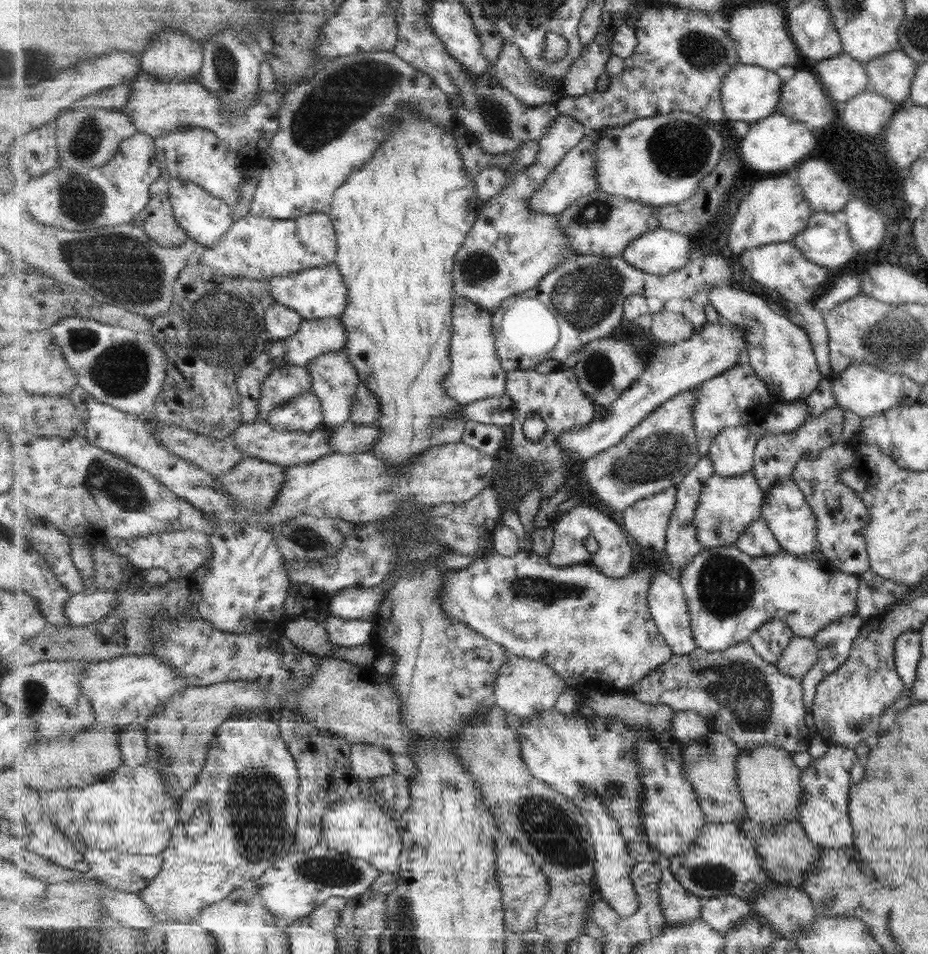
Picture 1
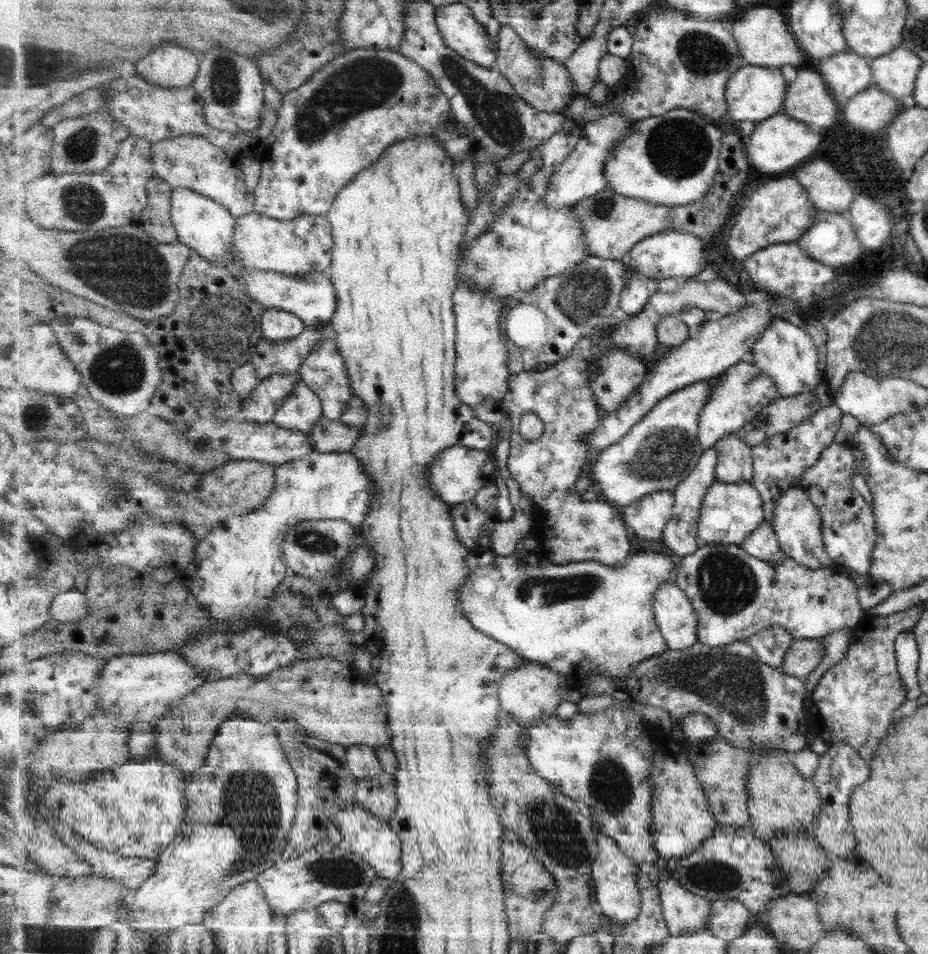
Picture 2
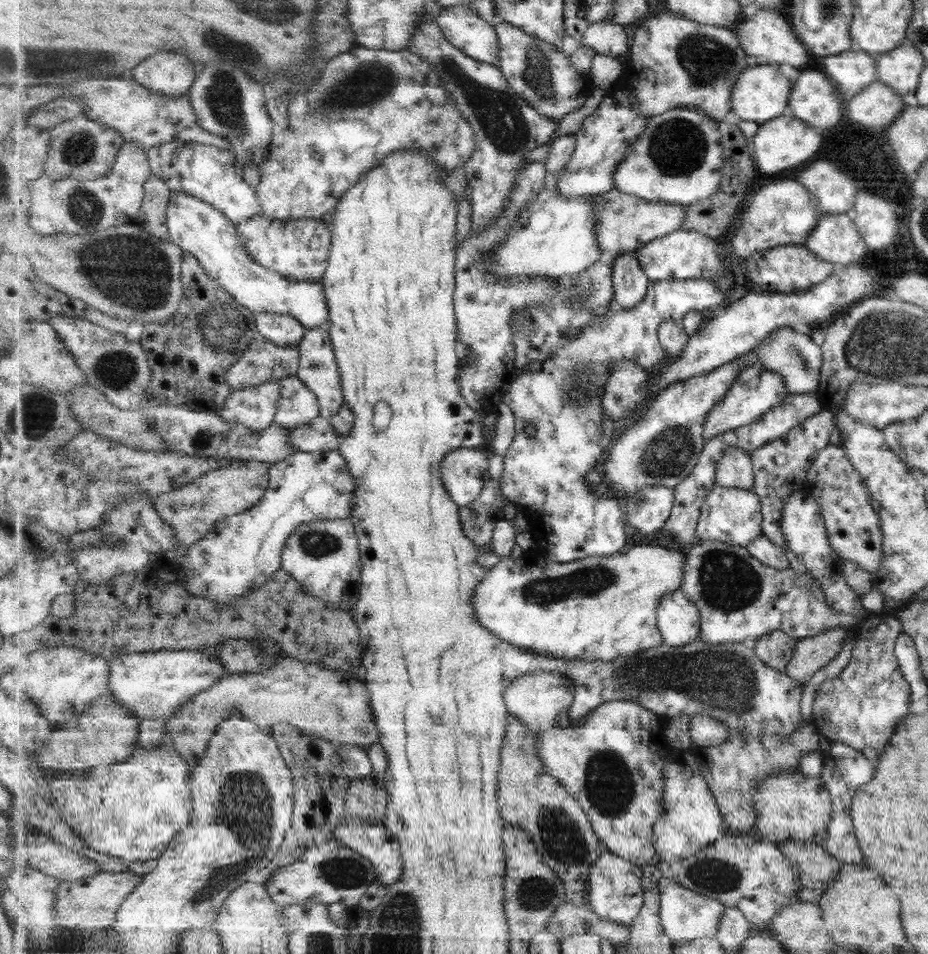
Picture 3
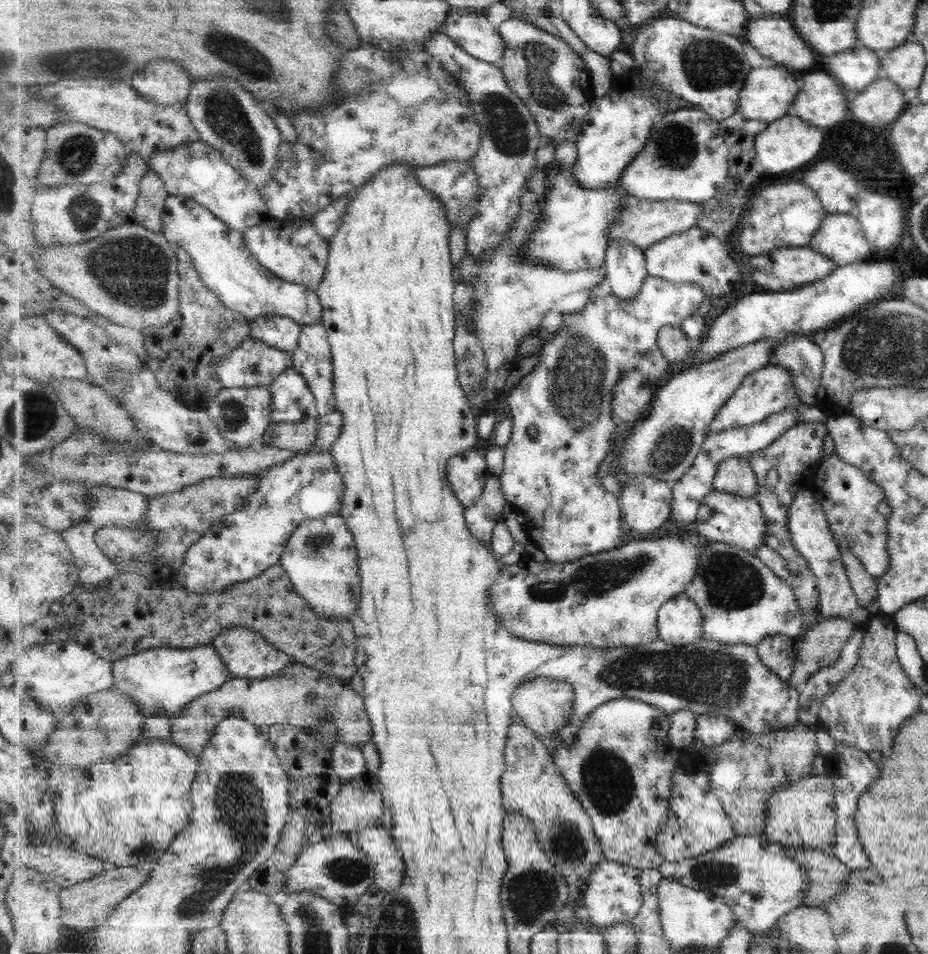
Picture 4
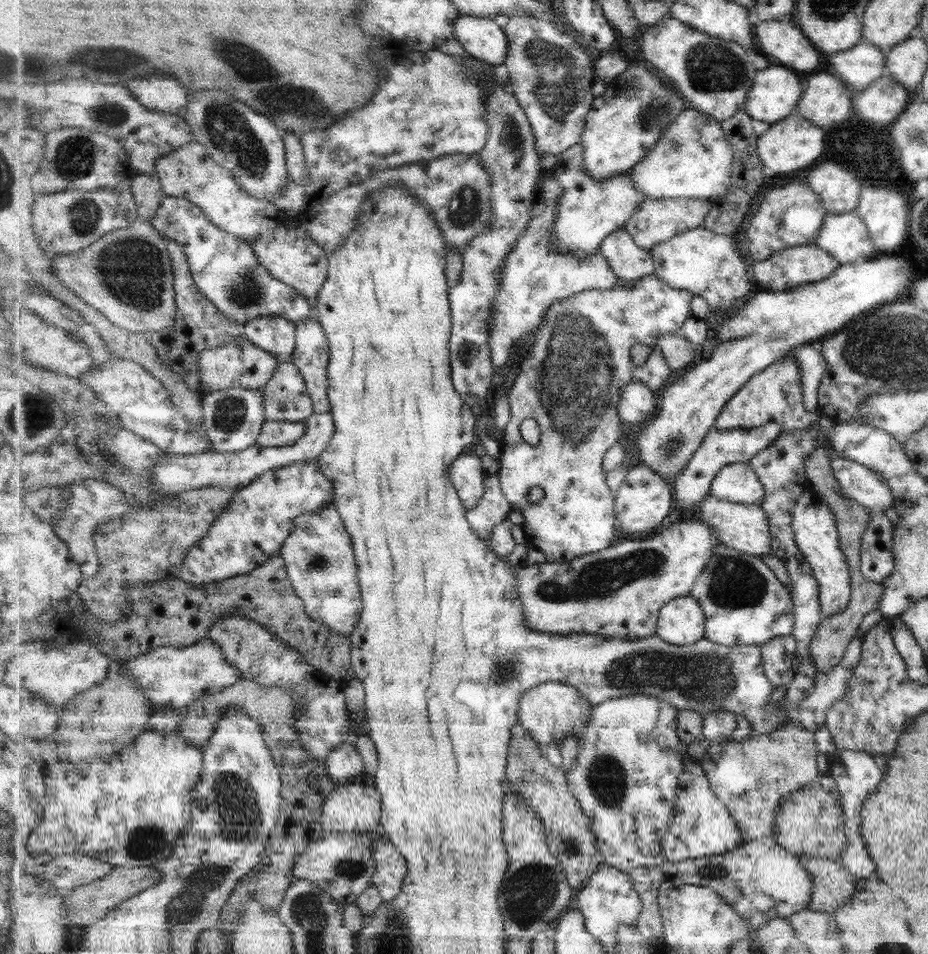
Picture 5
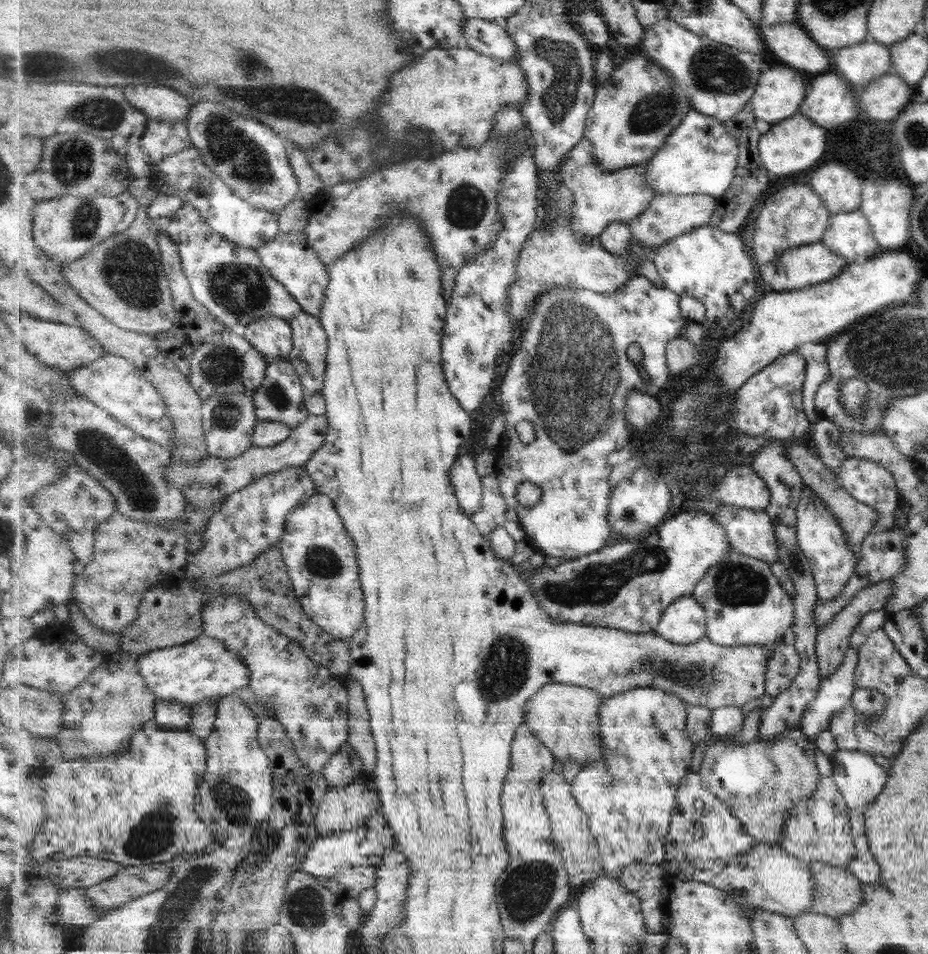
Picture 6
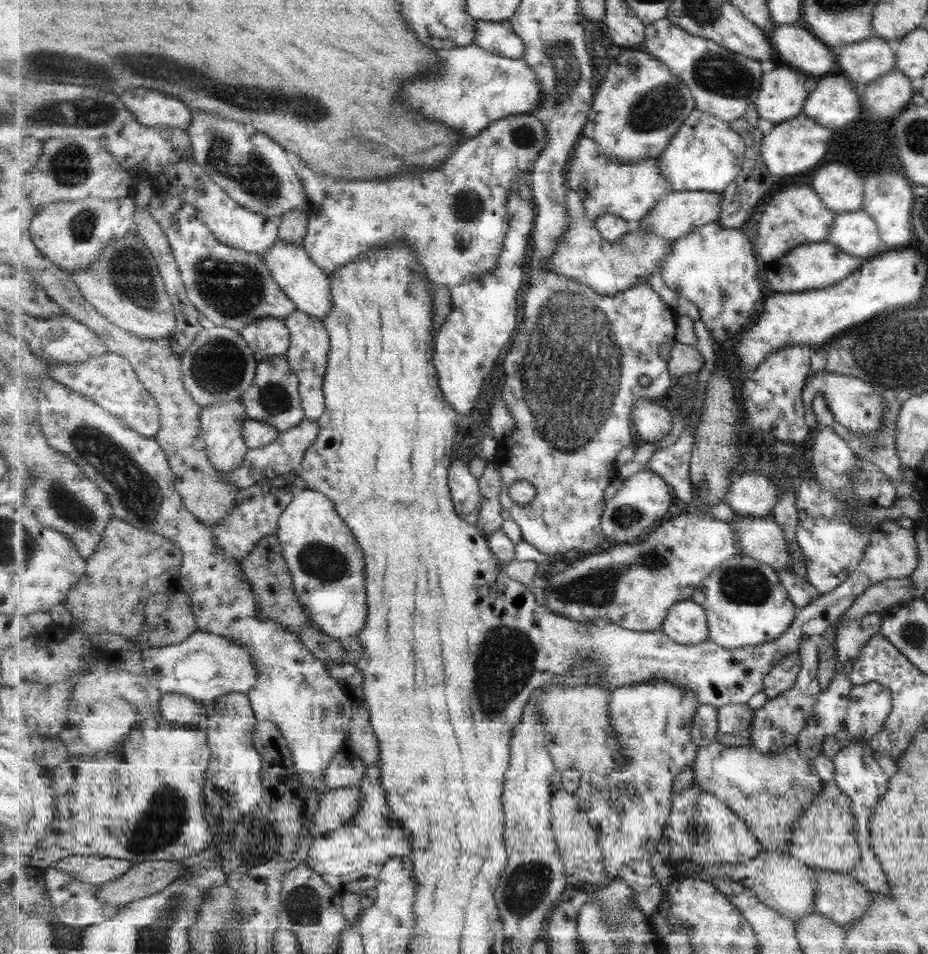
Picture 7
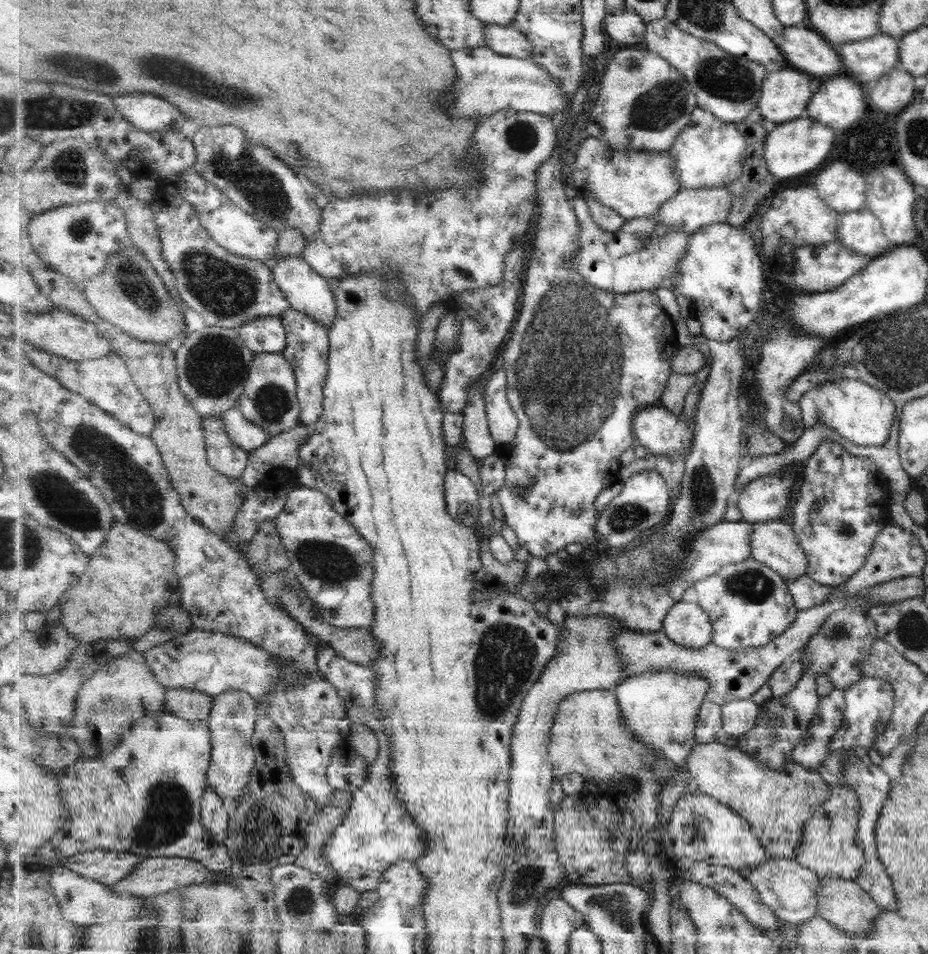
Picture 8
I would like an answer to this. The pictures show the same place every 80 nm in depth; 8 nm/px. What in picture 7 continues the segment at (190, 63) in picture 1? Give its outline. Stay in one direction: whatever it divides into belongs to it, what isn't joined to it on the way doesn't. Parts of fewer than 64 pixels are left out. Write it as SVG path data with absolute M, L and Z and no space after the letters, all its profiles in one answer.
M149 88L127 90L119 94L121 102L136 116L140 125L166 125L188 131L194 119L192 110L182 101Z

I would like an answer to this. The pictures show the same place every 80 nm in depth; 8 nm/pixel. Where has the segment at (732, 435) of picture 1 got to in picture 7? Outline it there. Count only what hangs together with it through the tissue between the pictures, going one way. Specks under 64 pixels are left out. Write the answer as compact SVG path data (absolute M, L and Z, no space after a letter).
M739 471L723 500L734 512L743 516L772 517L781 495L777 484L769 476Z

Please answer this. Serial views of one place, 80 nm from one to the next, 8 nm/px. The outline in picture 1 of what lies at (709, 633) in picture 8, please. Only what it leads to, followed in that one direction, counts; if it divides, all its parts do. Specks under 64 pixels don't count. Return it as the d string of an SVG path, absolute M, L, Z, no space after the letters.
M660 572L652 580L652 588L649 589L648 606L660 633L672 647L675 655L688 655L698 647L695 635L692 631L691 616L689 616L688 600L684 586L677 576Z

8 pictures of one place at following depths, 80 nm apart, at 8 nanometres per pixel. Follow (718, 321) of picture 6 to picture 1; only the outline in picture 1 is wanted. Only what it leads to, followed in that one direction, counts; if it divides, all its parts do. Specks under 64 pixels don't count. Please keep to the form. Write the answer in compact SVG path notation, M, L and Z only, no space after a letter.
M658 226L634 240L622 257L645 273L667 276L685 269L691 252L693 240L690 235Z

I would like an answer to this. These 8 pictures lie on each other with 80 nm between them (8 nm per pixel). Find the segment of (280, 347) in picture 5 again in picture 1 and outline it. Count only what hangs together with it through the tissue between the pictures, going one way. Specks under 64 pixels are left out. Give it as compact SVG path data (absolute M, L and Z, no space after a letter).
M275 302L268 308L265 320L268 334L277 341L297 334L304 318L296 310Z

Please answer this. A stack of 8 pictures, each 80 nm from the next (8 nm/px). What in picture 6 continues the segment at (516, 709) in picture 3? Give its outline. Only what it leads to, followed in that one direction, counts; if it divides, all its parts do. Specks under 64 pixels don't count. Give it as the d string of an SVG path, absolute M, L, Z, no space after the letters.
M553 682L543 686L528 702L524 724L531 727L537 738L552 751L555 759L565 765L570 765L571 760L574 760L583 769L586 762L603 759L601 705L602 698L596 690Z

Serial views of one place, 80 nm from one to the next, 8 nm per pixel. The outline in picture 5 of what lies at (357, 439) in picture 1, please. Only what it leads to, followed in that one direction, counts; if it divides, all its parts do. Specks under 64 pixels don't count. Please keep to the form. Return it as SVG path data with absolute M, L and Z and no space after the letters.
M265 421L257 444L267 447L284 447L306 435L305 422Z

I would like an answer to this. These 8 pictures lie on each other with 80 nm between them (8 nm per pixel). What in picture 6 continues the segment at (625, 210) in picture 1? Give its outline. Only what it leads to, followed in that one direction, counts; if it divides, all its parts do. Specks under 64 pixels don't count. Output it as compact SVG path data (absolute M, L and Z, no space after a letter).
M658 194L640 217L629 223L635 241L653 248L665 246L674 238L693 232L693 229L709 225L717 210L717 198L706 194L674 195Z

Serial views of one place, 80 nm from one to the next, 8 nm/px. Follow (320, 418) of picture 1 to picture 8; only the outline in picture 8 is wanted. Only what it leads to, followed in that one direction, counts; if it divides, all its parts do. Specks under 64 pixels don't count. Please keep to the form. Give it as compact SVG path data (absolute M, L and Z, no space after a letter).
M256 353L251 374L236 407L257 426L262 426L269 435L280 435L301 424L302 411L297 392L296 371L292 363L281 353Z

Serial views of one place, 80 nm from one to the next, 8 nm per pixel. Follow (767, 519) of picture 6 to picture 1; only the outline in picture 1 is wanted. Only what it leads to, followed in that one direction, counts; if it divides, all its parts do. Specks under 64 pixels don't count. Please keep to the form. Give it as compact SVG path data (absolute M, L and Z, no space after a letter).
M755 468L743 477L721 477L710 473L707 483L703 486L703 493L699 505L695 510L695 526L699 542L705 549L735 546L741 539L741 534L756 520L763 518L763 502L766 493L757 483Z

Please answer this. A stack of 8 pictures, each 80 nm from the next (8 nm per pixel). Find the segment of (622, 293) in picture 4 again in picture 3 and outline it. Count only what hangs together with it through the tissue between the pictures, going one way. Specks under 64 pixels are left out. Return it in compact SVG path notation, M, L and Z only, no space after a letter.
M636 251L611 259L613 262L614 300L621 308L633 308L646 297L650 279L641 268Z

